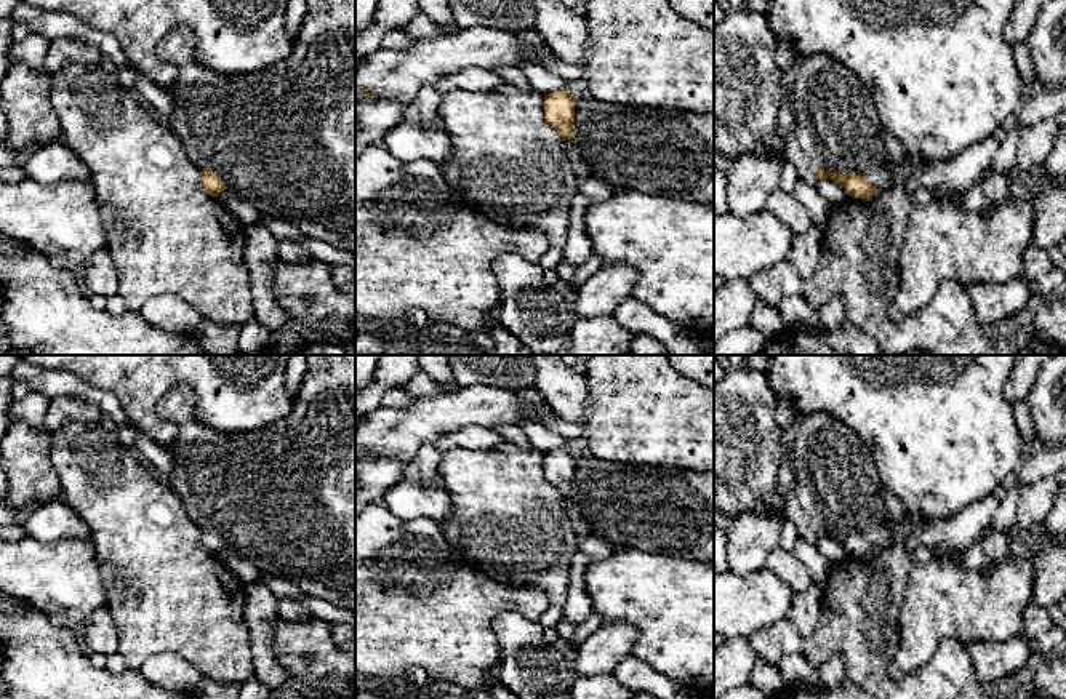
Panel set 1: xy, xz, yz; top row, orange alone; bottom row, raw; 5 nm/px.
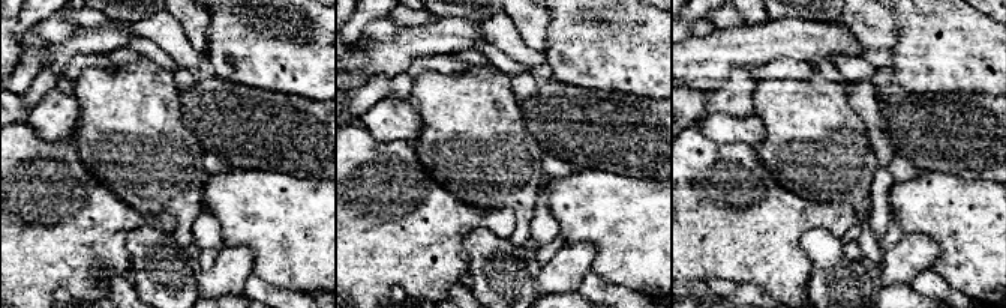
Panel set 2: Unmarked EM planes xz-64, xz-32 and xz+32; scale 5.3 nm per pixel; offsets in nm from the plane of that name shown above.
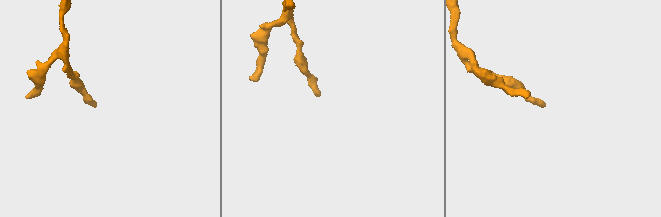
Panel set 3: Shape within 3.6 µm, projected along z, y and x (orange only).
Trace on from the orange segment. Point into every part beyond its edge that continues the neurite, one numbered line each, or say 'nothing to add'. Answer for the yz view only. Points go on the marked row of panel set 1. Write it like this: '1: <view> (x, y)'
1: yz (881, 179)

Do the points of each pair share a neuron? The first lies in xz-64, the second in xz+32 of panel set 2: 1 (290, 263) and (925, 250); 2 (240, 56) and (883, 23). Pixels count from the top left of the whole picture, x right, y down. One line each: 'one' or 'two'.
1: two
2: two

